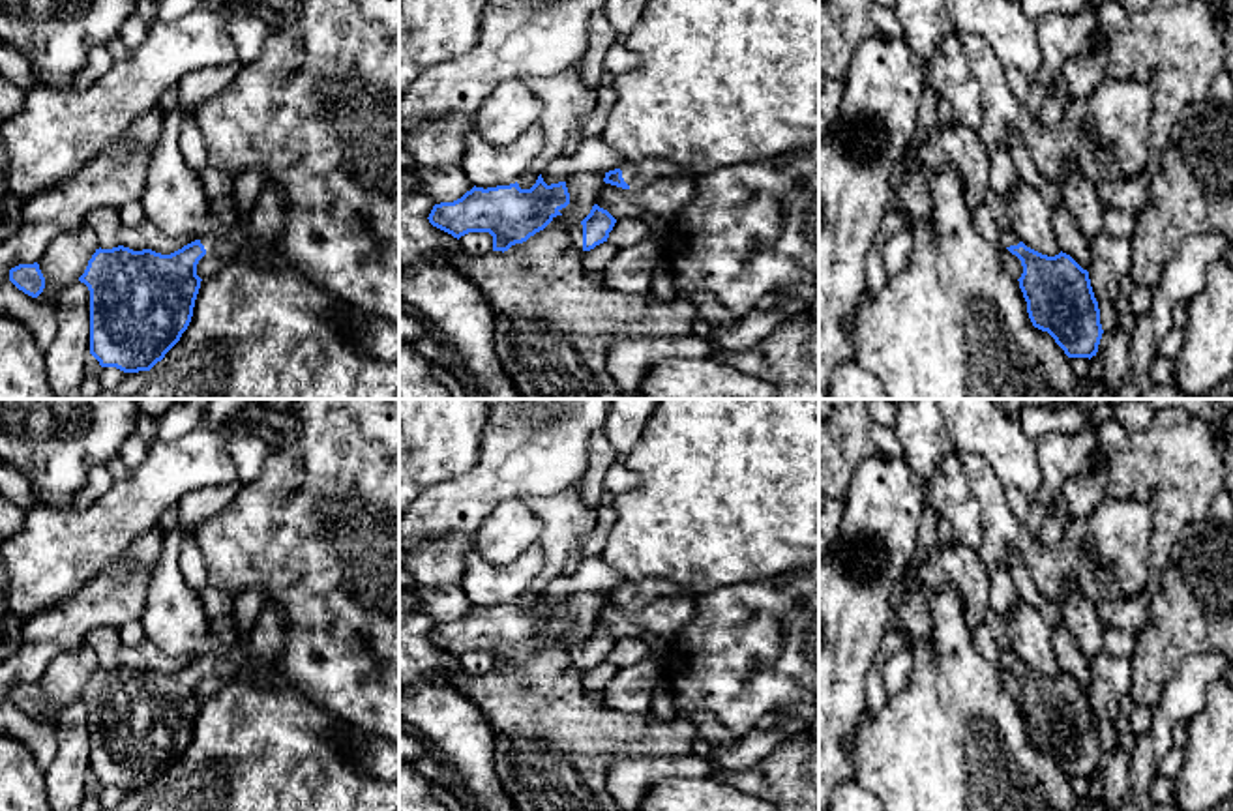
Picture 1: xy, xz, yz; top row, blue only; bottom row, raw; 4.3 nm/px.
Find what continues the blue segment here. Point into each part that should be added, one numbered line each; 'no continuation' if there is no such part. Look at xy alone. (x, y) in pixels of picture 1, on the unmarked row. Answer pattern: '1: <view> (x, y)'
1: xy (214, 665)

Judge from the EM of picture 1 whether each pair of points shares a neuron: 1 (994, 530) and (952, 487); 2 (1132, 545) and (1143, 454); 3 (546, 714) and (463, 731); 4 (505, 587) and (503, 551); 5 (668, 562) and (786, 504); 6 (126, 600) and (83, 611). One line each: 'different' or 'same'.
1: different
2: different
3: different
4: different
5: same
6: same

